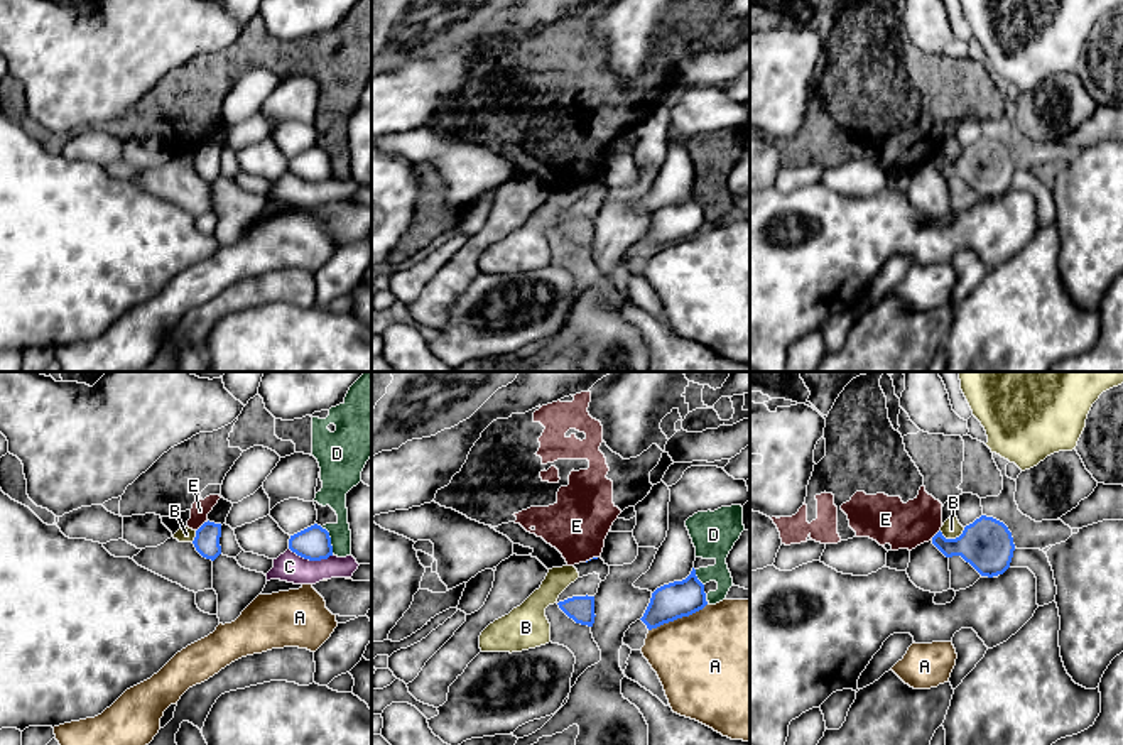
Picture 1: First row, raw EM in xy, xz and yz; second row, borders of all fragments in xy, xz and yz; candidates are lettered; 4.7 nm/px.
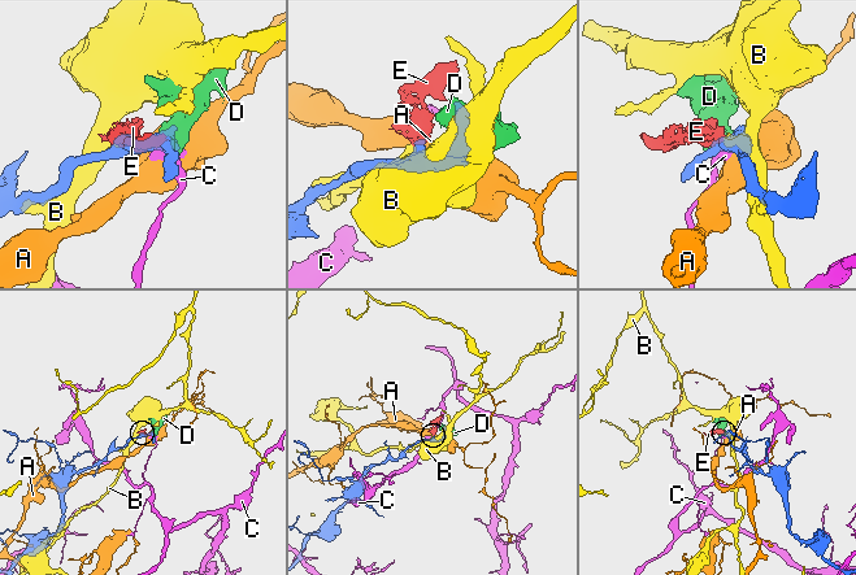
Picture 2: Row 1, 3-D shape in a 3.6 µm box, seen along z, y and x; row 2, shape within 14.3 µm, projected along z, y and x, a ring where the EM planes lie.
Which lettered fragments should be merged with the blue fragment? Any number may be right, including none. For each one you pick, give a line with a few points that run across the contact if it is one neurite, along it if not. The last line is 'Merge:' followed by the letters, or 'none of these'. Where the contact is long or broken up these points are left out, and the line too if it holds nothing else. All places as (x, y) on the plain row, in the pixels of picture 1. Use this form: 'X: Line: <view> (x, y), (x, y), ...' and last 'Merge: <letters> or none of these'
Merge: none of these

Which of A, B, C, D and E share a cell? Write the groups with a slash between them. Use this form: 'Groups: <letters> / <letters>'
Groups: A / B / C / D E

